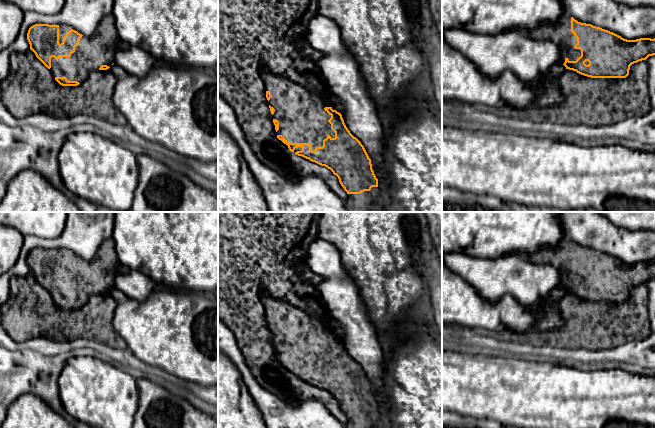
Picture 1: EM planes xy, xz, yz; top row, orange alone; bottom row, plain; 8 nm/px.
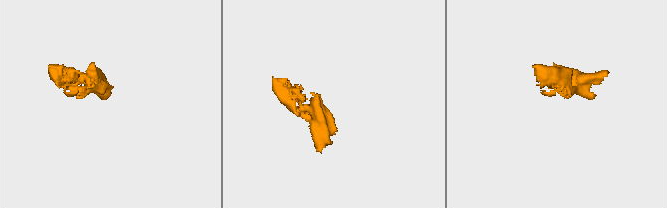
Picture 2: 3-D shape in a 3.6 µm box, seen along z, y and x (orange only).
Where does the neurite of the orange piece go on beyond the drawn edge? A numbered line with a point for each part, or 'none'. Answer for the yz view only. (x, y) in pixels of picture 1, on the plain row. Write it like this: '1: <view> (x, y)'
1: yz (560, 257)

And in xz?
1: xz (302, 343)
2: xz (373, 420)

